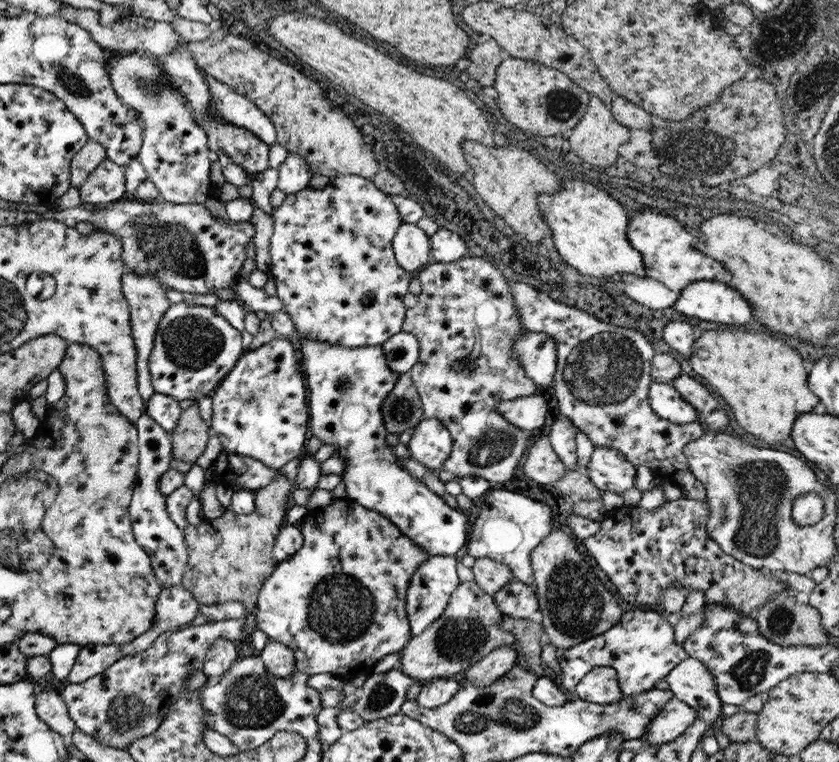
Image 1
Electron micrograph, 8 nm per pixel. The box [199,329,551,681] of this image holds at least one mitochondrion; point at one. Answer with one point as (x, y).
(340, 607)

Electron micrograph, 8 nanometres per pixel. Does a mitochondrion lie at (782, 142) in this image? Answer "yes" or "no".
no

